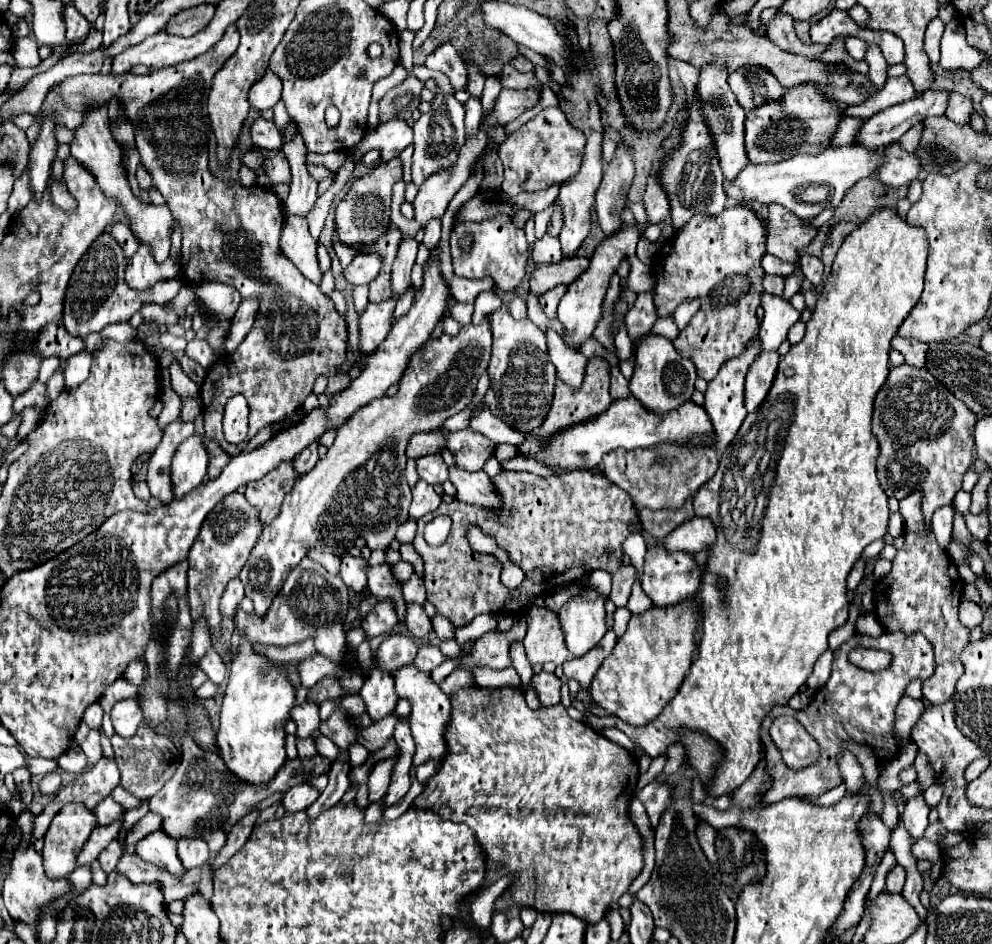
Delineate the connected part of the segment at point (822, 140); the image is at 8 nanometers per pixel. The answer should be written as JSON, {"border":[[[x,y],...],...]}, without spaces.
{"border":[[[812,84],[796,86],[784,92],[780,104],[764,104],[764,108],[754,108],[746,114],[746,152],[752,164],[780,162],[788,156],[810,152],[820,146],[828,148],[828,140],[842,120],[842,110],[828,98],[820,96]]]}

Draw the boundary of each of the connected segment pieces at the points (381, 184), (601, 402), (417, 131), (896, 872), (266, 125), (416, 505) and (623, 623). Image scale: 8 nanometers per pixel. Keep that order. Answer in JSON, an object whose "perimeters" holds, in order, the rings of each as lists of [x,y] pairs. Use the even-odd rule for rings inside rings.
{"perimeters":[[[[394,158],[390,162],[380,162],[376,168],[372,168],[366,176],[352,182],[350,190],[340,198],[336,206],[336,234],[342,244],[362,244],[368,246],[372,240],[378,240],[378,236],[384,234],[384,230],[390,224],[390,202],[392,202],[392,186],[402,180],[402,164],[400,158]]],[[[604,356],[588,358],[584,380],[582,380],[582,386],[578,388],[572,388],[556,378],[554,402],[544,424],[538,428],[538,434],[552,436],[552,432],[558,432],[560,428],[566,428],[568,424],[576,424],[576,420],[588,420],[588,416],[596,416],[596,412],[604,412],[604,408],[608,408],[608,404],[612,402],[612,396],[608,394],[608,386],[610,386],[610,364]]],[[[440,86],[434,90],[434,100],[430,102],[430,110],[424,112],[412,126],[414,130],[414,156],[412,156],[412,182],[420,186],[432,172],[440,168],[448,168],[456,162],[458,150],[466,140],[464,130],[464,106],[452,96],[446,94]],[[452,152],[452,158],[448,154]]],[[[896,864],[888,872],[888,876],[886,876],[886,890],[888,892],[902,892],[902,888],[904,888],[904,876],[906,876],[904,868],[900,864]]],[[[256,118],[252,128],[250,128],[250,136],[252,136],[252,142],[256,146],[266,148],[266,150],[274,150],[274,148],[282,146],[282,138],[280,138],[280,134],[278,134],[272,120]]],[[[418,480],[418,484],[412,488],[412,506],[410,506],[410,516],[420,518],[440,506],[440,496],[434,492],[432,486],[428,486],[424,480]]],[[[616,608],[616,612],[614,612],[614,632],[616,632],[616,636],[622,636],[624,634],[630,616],[632,614],[630,614],[628,608]]]]}

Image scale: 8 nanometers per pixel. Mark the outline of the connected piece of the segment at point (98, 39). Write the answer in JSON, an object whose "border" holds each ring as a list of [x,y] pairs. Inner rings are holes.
{"border":[[[92,28],[92,30],[90,30],[88,40],[86,40],[82,46],[72,46],[72,50],[70,50],[70,52],[92,52],[92,50],[100,48],[100,44],[102,44],[102,34],[100,34],[100,32],[96,32],[96,30]]]}

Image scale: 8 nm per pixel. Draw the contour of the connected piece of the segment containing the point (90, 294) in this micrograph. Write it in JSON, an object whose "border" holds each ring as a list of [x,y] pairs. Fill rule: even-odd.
{"border":[[[102,232],[92,242],[88,252],[76,264],[68,290],[66,290],[62,322],[72,336],[84,338],[92,332],[100,332],[102,328],[106,328],[112,322],[128,322],[148,302],[156,302],[156,304],[170,302],[182,286],[178,280],[164,280],[164,282],[152,286],[150,290],[144,290],[144,292],[134,290],[124,280],[126,264],[128,264],[126,254],[110,232]]]}

